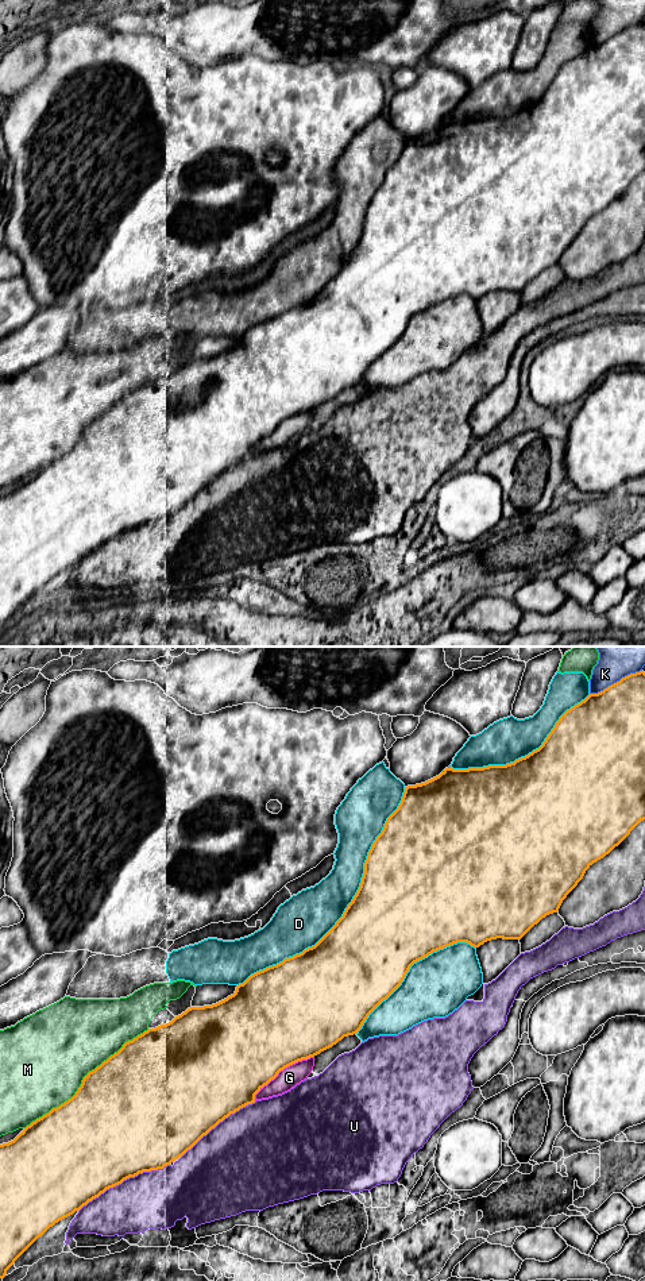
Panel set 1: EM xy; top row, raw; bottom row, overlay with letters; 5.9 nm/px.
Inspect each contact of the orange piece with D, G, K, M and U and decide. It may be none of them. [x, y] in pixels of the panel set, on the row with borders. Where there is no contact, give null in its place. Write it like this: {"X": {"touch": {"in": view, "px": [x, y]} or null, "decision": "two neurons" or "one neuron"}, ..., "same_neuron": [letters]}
{"D": {"touch": {"in": "xy", "px": [348, 905]}, "decision": "two neurons"}, "G": {"touch": {"in": "xy", "px": [281, 1069]}, "decision": "two neurons"}, "K": {"touch": {"in": "xy", "px": [617, 682]}, "decision": "two neurons"}, "M": {"touch": {"in": "xy", "px": [84, 1079]}, "decision": "two neurons"}, "U": {"touch": {"in": "xy", "px": [123, 1180]}, "decision": "two neurons"}, "same_neuron": []}

